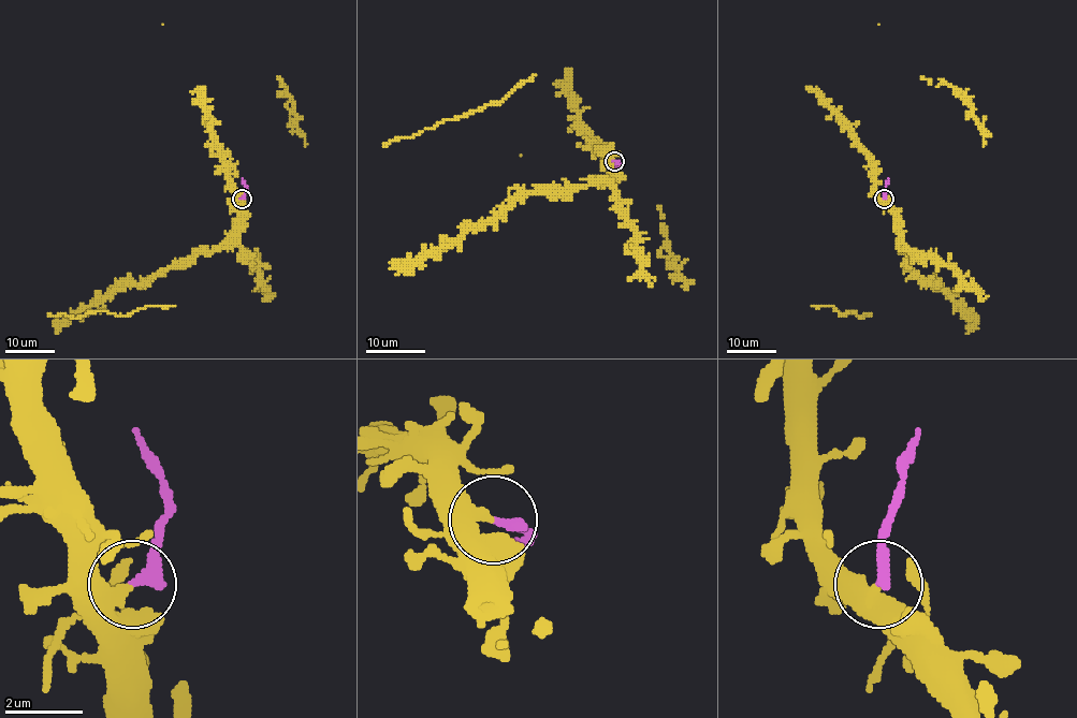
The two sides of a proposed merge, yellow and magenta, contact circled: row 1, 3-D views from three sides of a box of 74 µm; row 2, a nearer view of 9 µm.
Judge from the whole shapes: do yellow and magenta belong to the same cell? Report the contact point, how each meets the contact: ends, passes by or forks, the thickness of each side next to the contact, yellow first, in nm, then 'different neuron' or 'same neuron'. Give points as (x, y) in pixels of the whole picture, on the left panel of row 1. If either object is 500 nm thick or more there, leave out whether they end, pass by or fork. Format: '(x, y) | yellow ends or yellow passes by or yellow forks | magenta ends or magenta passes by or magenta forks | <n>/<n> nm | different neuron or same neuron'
(242, 199) | yellow ends | magenta ends | 400/320 nm | different neuron

